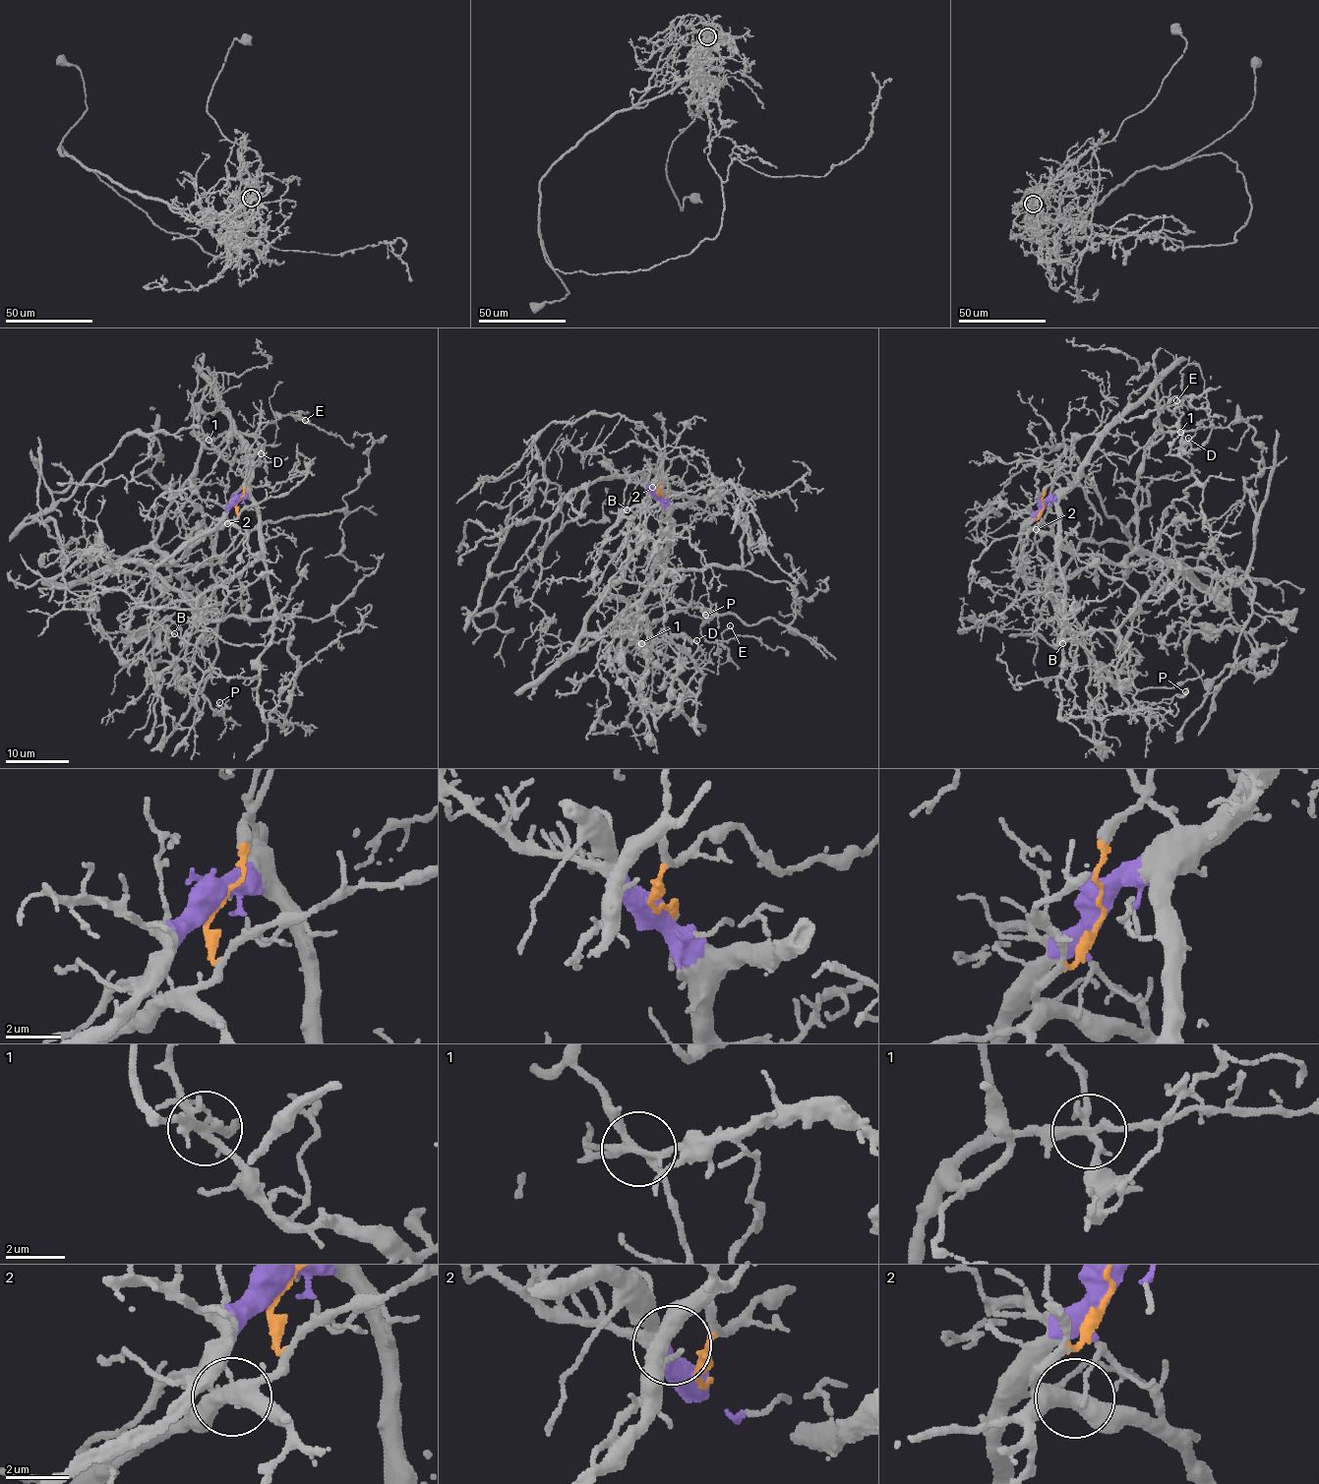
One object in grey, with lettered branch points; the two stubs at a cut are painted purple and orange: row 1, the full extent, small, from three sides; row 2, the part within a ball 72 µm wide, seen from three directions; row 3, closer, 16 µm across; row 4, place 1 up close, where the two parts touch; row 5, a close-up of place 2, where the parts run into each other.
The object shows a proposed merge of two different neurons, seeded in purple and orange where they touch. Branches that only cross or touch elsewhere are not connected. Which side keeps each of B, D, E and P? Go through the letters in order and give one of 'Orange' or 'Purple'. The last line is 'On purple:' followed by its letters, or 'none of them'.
B: Purple
D: Purple
E: Orange
P: Purple
On purple: B, D, P

